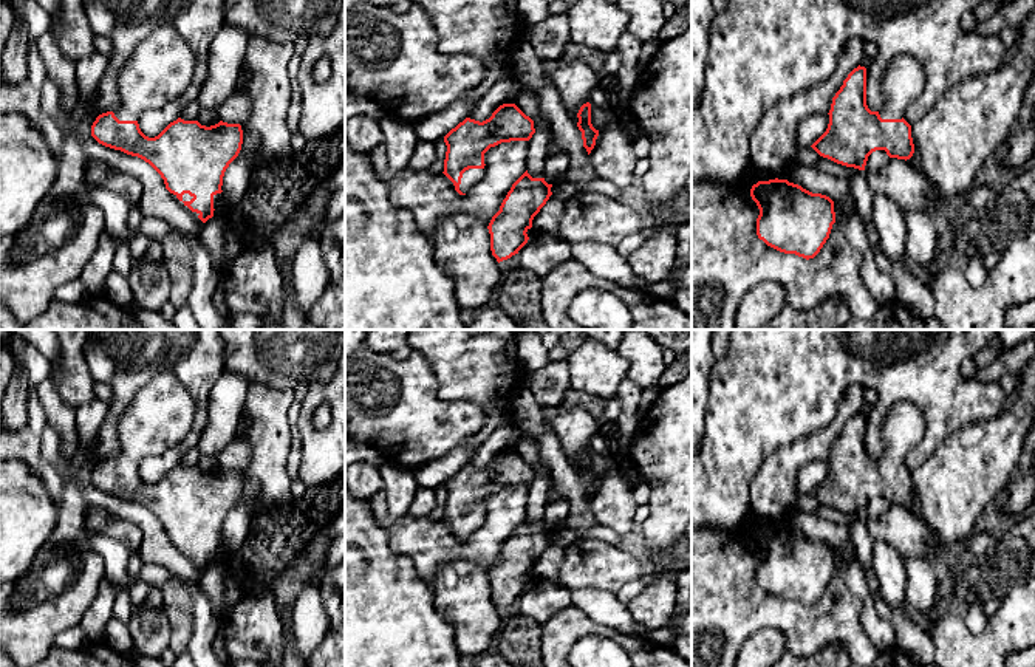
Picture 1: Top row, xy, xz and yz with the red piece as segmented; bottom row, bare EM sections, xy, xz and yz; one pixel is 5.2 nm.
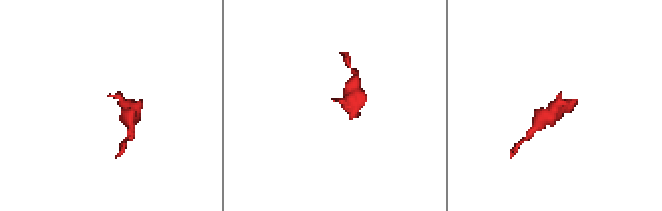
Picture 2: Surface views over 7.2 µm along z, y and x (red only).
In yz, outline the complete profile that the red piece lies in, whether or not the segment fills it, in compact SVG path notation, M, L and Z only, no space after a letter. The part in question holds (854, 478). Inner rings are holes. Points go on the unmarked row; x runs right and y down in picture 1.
M896 402L883 419L883 453L871 458L866 452L866 415L854 415L832 444L826 478L811 492L820 503L837 511L865 517L868 503L885 497L890 505L910 506L914 500L911 472L903 466L903 455L914 447L924 435L919 409L913 402Z

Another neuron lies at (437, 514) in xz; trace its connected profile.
M444 484L436 486L433 491L435 491L435 508L427 515L427 518L432 522L441 522L444 518L444 506L446 506L447 492L444 489Z

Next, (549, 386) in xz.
M568 361L549 362L546 367L531 371L531 390L541 409L560 407L572 390Z

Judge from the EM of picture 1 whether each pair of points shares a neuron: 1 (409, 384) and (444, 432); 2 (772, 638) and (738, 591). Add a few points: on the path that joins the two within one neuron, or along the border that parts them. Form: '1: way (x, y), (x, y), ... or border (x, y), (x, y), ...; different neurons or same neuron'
1: way (409, 396), (432, 420); same neuron
2: border (785, 636), (763, 627), (737, 650); different neurons

